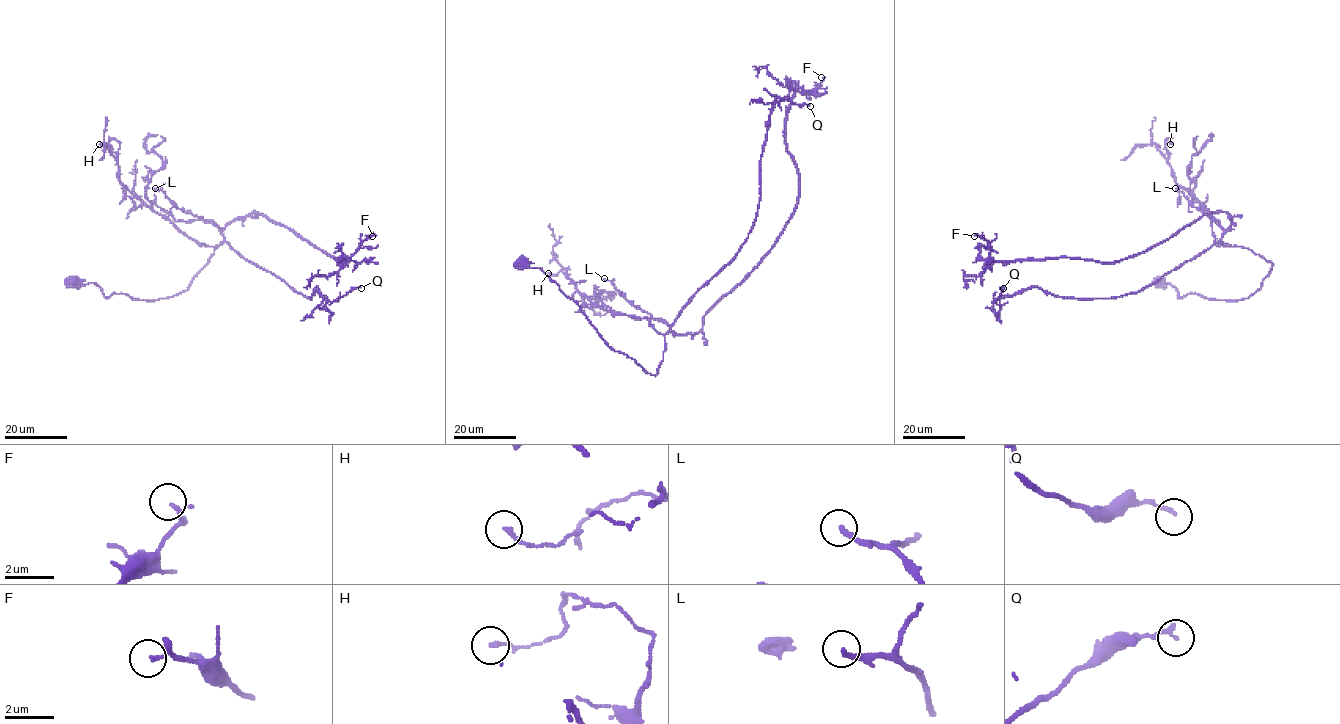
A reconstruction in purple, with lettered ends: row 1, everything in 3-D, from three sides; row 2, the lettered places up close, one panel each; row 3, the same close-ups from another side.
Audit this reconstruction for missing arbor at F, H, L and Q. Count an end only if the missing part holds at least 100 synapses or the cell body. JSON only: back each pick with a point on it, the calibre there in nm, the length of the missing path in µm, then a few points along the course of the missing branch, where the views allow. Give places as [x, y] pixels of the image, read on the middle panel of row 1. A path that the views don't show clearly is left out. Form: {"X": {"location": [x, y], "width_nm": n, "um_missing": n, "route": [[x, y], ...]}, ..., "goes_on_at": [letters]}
{"goes_on_at": []}

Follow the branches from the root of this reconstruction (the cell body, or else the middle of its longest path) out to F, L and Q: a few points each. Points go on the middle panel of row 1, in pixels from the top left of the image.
F: (521, 263), (655, 375), (670, 326), (697, 333), (793, 212), (786, 111), (821, 77)
L: (521, 263), (540, 268), (610, 347), (655, 375), (672, 324), (636, 308), (604, 278)
Q: (521, 263), (540, 268), (610, 347), (655, 375), (670, 325), (734, 257), (753, 225), (773, 102), (810, 106)

